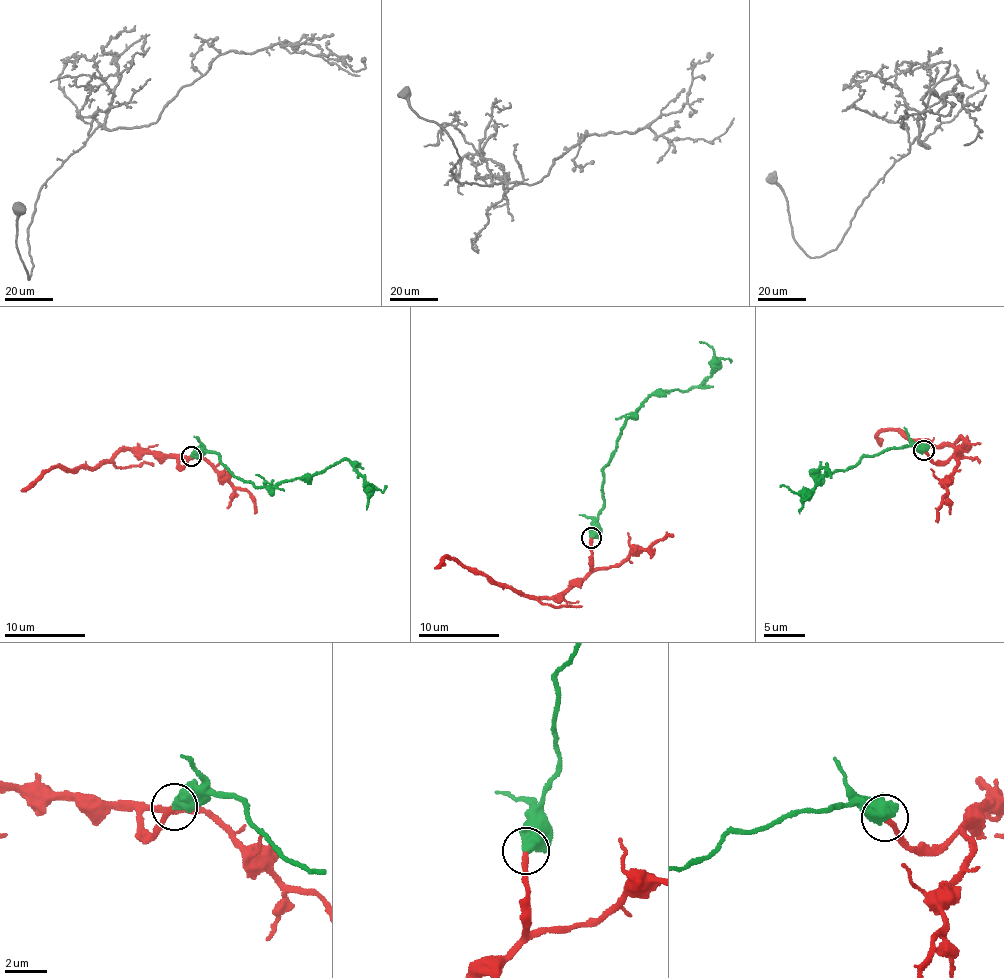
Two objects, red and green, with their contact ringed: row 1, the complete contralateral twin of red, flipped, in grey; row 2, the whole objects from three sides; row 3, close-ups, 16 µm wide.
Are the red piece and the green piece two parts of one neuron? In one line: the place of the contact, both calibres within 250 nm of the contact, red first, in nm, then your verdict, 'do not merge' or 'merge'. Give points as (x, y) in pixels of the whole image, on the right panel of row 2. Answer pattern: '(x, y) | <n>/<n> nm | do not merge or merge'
(924, 450) | 240/650 nm | merge

